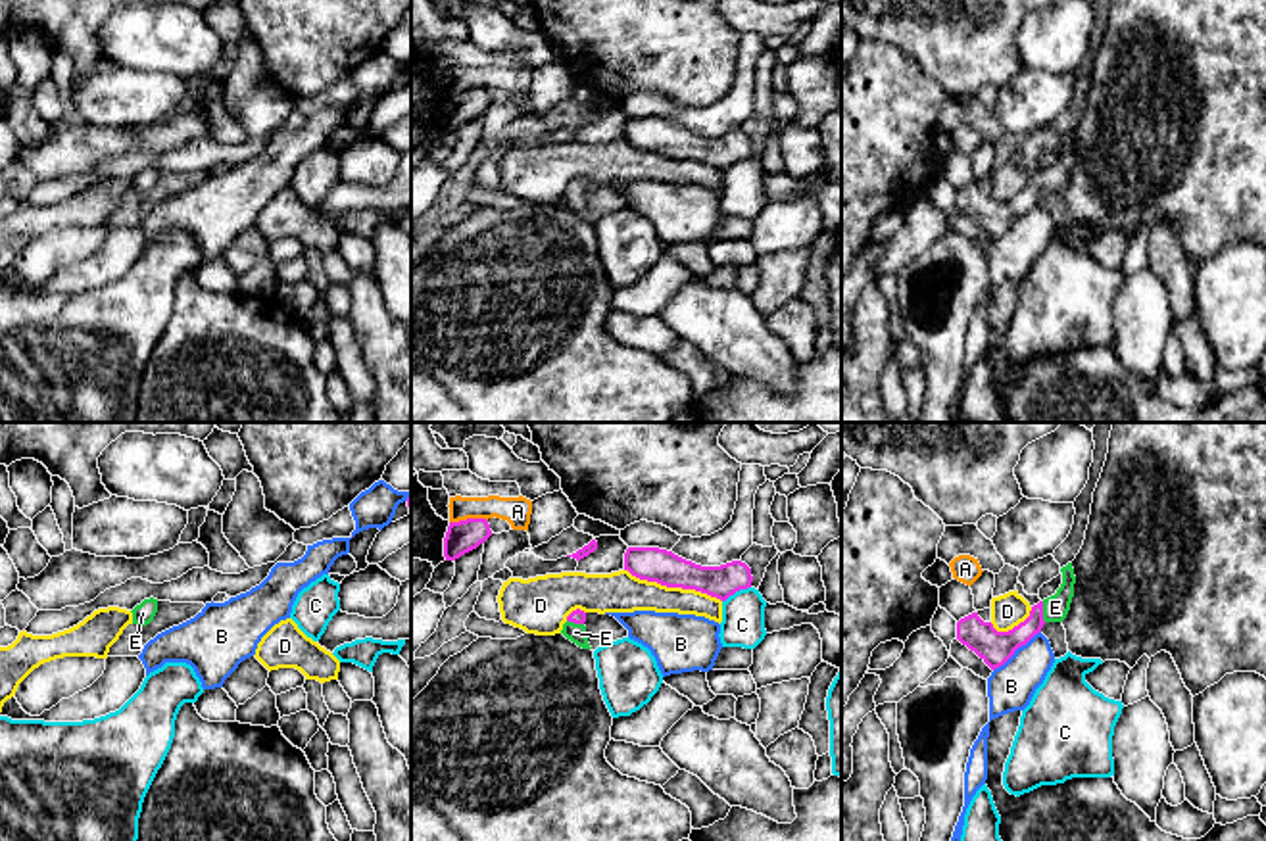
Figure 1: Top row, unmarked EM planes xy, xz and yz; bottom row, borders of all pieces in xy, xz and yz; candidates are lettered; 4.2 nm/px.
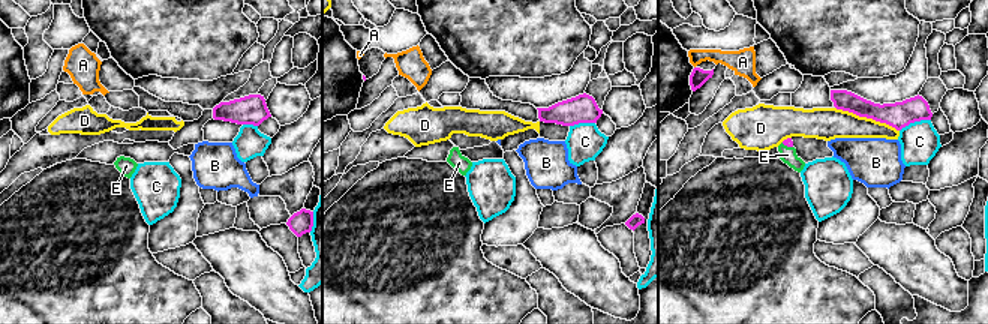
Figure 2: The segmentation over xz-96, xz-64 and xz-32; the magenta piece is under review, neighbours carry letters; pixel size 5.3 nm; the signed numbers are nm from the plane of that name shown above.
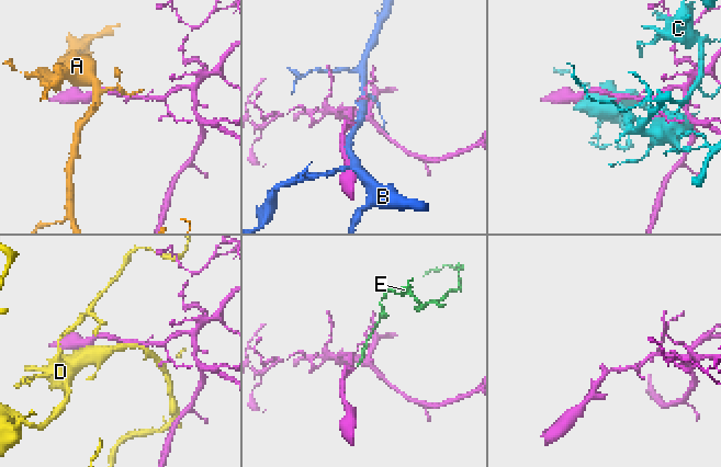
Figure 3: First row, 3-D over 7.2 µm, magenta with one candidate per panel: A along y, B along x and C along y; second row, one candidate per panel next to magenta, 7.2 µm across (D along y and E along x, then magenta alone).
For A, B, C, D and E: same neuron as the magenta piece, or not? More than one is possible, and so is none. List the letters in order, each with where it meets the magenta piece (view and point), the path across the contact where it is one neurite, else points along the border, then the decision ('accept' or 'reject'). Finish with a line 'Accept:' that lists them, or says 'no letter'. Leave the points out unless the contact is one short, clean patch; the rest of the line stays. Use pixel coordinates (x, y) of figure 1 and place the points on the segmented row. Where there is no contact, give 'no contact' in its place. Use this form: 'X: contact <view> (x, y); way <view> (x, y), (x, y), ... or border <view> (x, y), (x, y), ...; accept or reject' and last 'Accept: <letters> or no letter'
A: contact xz (467, 519); reject
B: contact yz (1017, 648); reject
C: contact xz (736, 590); reject
D: contact xz (673, 586); reject
E: contact yz (1042, 611); way yz (996, 648), (1017, 638), (1042, 611), (1055, 607); accept
Accept: E

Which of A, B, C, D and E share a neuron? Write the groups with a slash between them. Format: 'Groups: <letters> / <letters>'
Groups: A / B / C / D / E

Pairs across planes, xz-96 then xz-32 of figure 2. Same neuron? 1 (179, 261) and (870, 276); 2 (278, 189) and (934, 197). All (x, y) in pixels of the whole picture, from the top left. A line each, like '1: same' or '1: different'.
1: different
2: same

